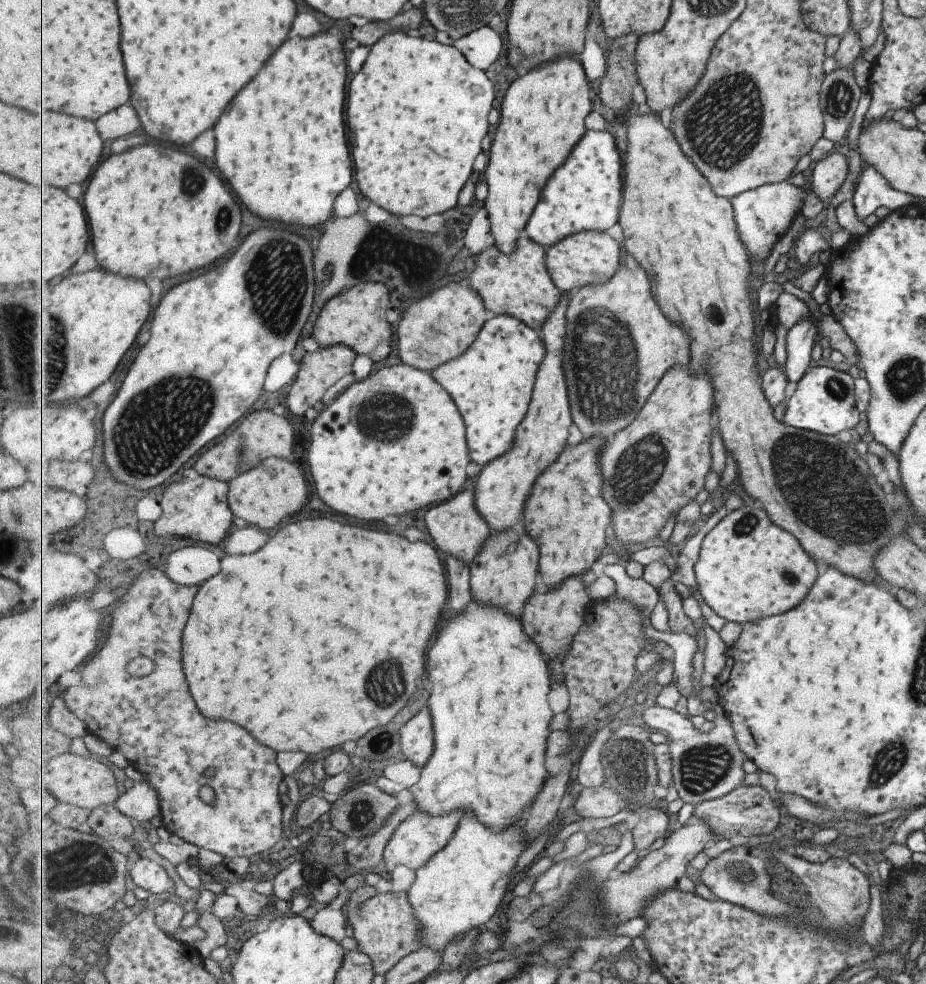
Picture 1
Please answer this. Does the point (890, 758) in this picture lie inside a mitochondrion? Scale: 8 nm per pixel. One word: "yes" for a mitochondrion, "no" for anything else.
yes

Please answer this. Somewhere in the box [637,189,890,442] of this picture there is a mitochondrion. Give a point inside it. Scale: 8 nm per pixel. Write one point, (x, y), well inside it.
(837, 390)

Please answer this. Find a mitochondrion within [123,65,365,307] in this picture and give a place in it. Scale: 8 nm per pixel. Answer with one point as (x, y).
(191, 178)

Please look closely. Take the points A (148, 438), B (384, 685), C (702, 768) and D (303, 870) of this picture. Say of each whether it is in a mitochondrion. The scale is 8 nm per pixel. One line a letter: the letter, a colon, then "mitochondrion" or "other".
A: mitochondrion
B: mitochondrion
C: mitochondrion
D: other

